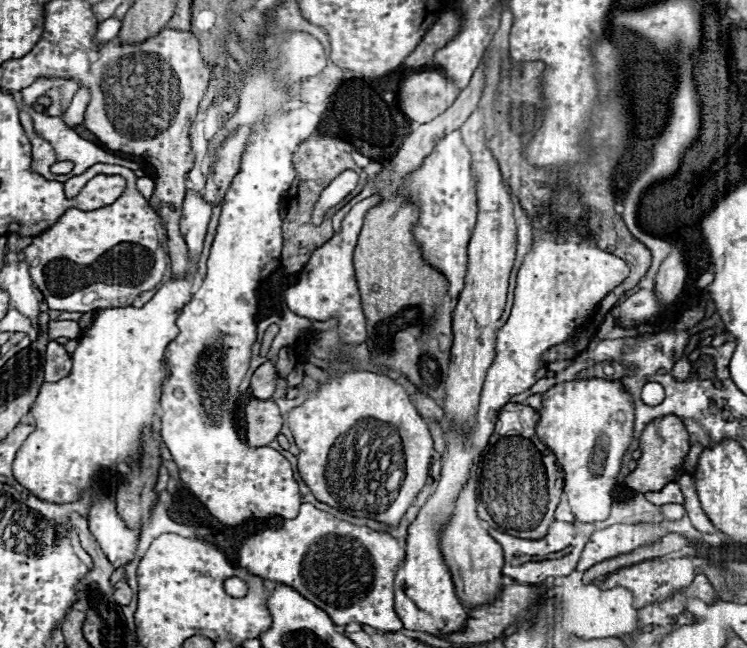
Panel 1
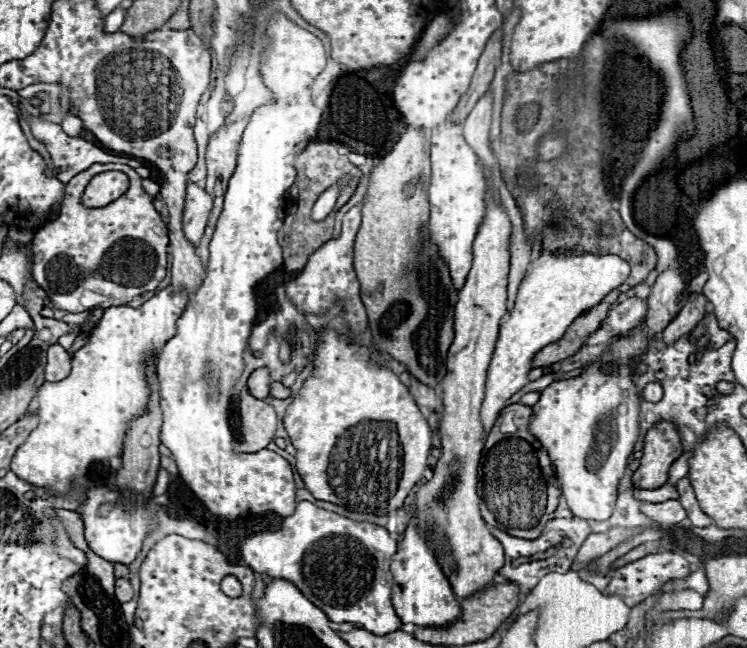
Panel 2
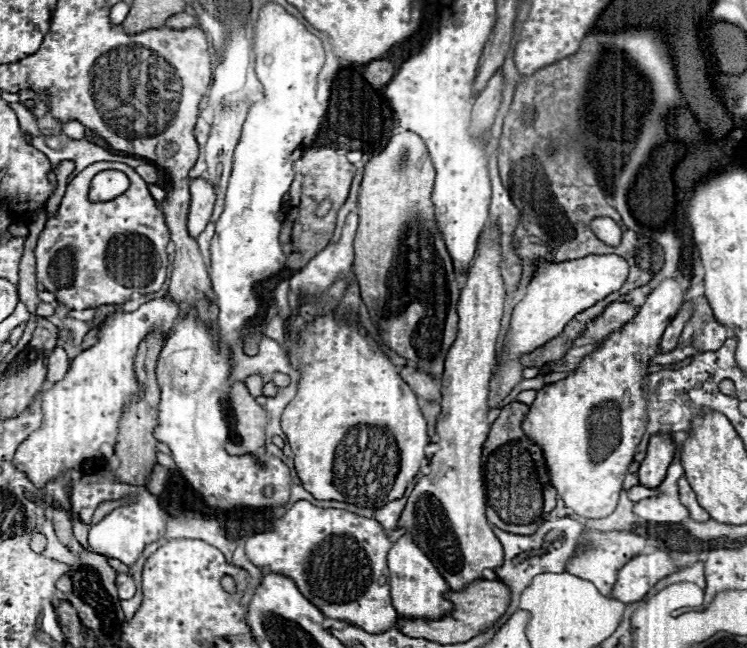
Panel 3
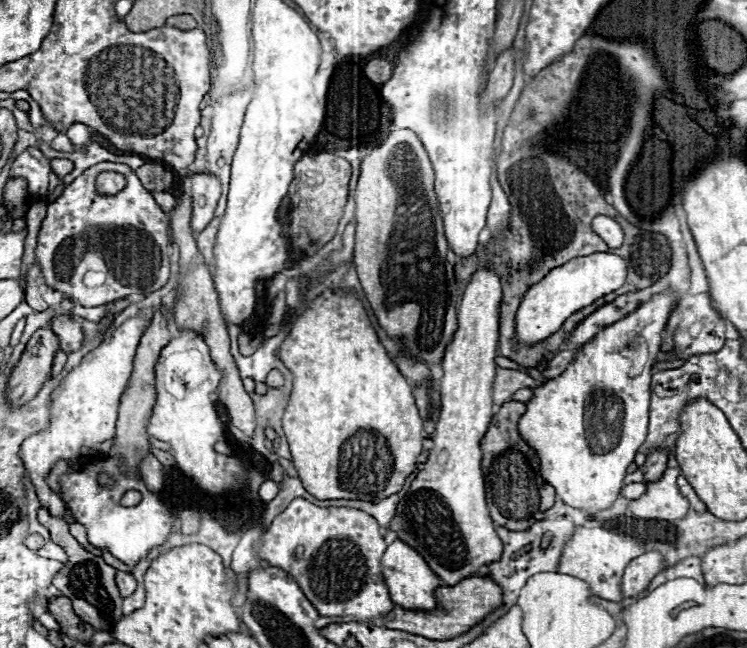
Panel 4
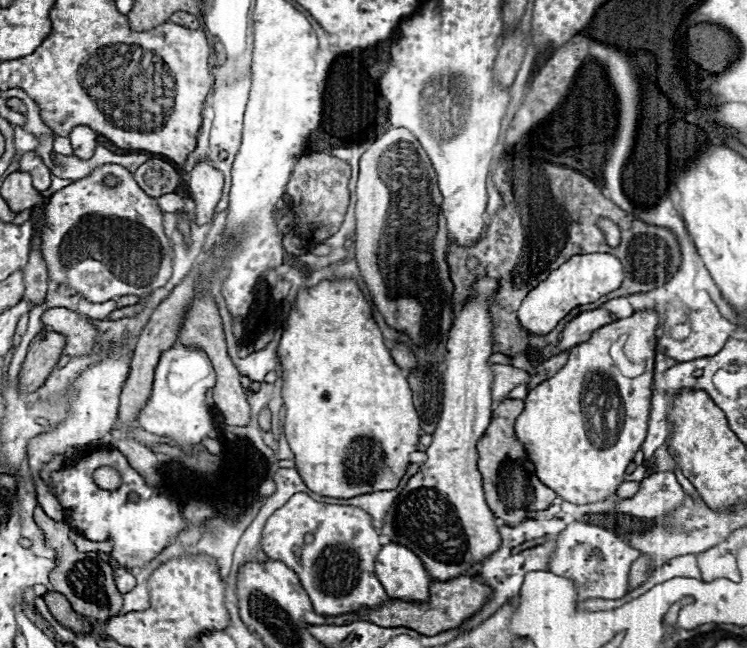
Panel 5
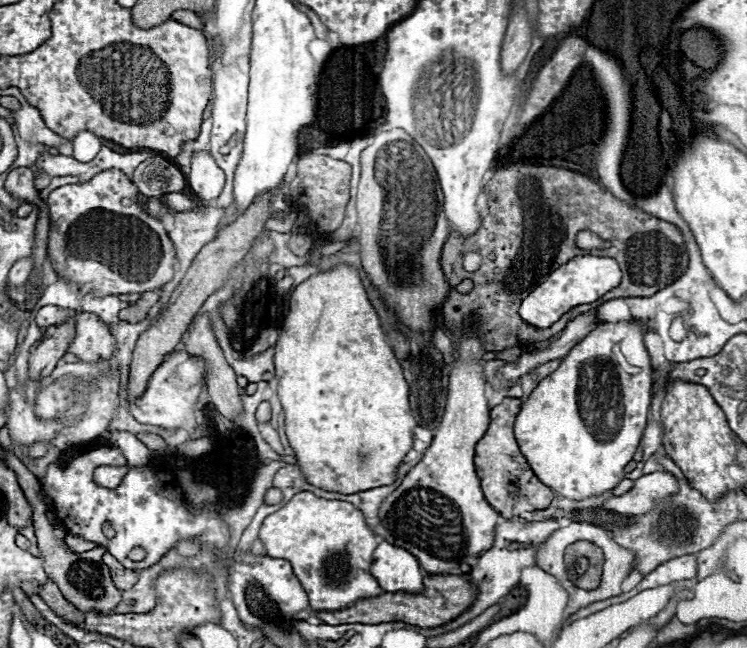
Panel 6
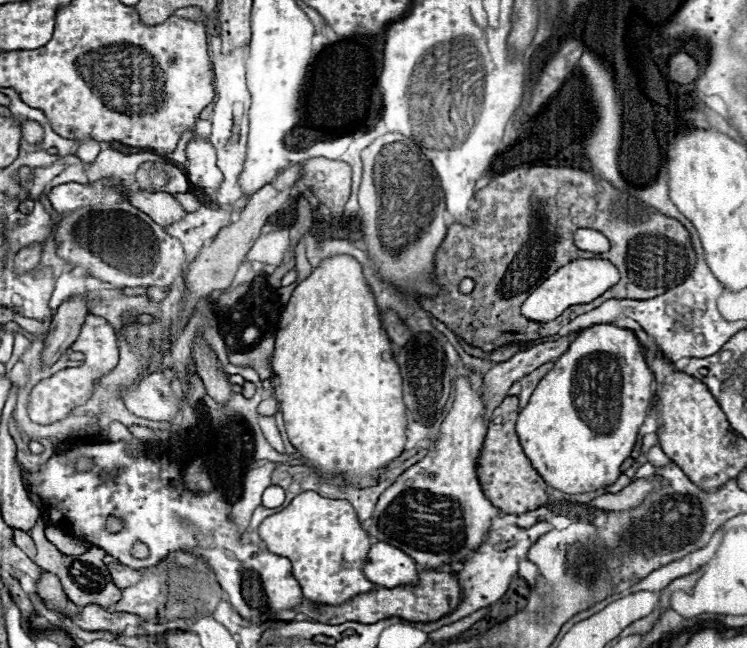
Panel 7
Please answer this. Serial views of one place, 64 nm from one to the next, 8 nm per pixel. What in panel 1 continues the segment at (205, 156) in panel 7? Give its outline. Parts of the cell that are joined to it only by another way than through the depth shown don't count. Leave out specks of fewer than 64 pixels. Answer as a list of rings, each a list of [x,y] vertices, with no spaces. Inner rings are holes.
[[[194,190],[186,194],[182,220],[180,220],[180,232],[188,244],[192,264],[198,264],[206,228],[210,222],[210,212],[212,212],[212,206],[202,196],[198,196]]]

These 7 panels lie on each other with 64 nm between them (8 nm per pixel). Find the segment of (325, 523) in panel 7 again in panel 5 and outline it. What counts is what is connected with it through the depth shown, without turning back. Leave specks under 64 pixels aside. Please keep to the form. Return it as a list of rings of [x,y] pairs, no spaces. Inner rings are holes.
[[[294,494],[280,510],[276,510],[262,532],[262,550],[274,562],[284,562],[296,572],[302,582],[302,588],[312,600],[316,614],[320,616],[340,616],[360,610],[374,610],[390,602],[384,586],[380,584],[374,564],[376,556],[382,550],[380,534],[372,524],[372,516],[356,506],[338,506],[338,504],[320,504],[308,494]]]

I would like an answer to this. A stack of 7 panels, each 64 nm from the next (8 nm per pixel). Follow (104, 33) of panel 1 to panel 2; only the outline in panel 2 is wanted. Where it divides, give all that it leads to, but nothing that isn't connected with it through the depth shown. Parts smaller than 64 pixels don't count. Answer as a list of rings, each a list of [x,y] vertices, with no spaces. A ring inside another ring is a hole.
[[[116,8],[112,14],[106,16],[106,20],[104,20],[104,32],[106,32],[106,34],[118,32],[120,26],[122,26],[122,22],[124,22],[124,10]]]

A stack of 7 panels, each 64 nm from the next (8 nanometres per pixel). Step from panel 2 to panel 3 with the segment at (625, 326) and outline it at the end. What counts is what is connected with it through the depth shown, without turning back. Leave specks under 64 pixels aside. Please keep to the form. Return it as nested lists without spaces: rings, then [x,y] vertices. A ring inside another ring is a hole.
[[[612,302],[608,308],[586,328],[582,336],[600,336],[606,338],[610,332],[620,330],[624,324],[628,324],[640,308],[634,308],[630,302]]]

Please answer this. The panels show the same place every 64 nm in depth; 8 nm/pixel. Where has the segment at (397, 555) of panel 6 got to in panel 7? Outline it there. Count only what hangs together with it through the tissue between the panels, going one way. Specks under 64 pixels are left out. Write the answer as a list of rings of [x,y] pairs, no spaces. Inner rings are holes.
[[[386,542],[372,544],[368,552],[368,562],[364,566],[364,574],[368,580],[384,588],[418,584],[416,562],[406,552]]]

